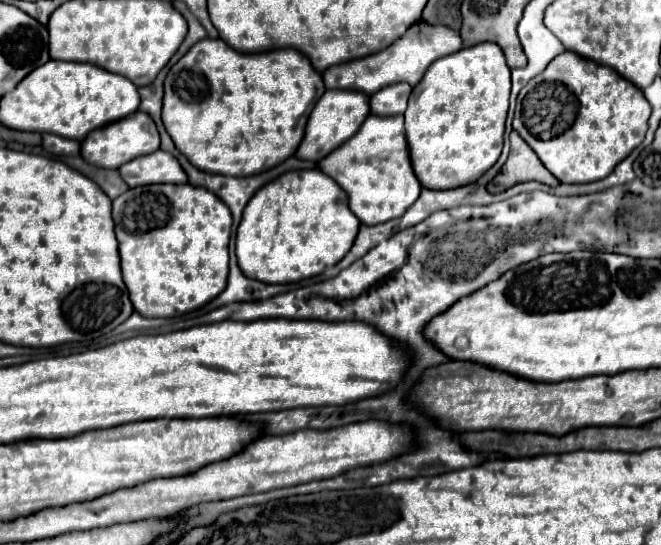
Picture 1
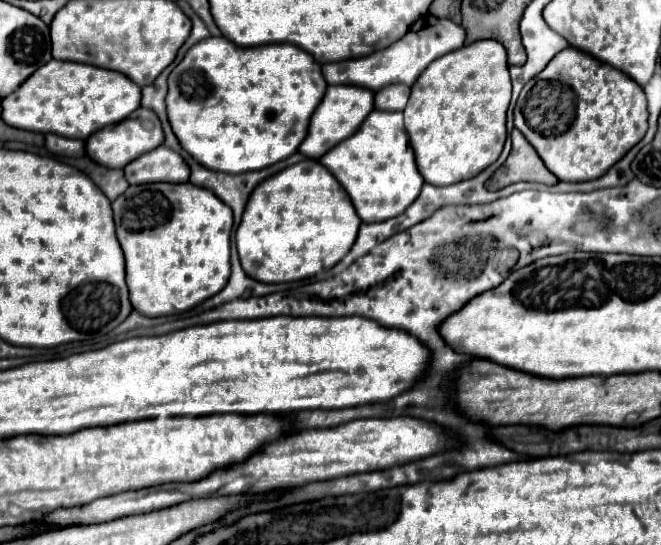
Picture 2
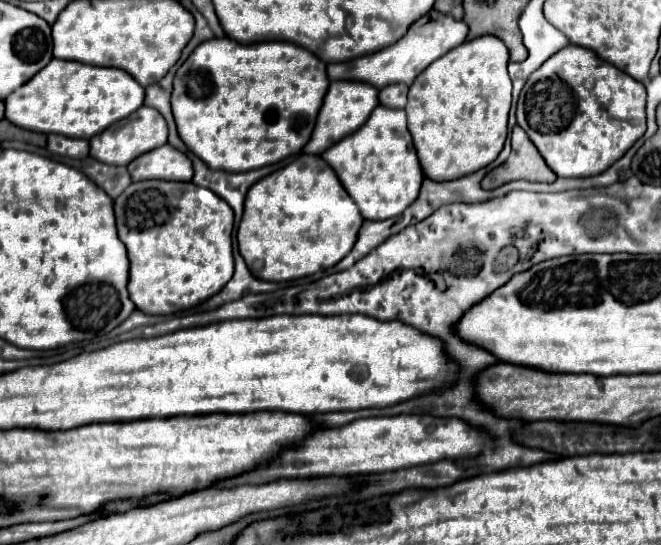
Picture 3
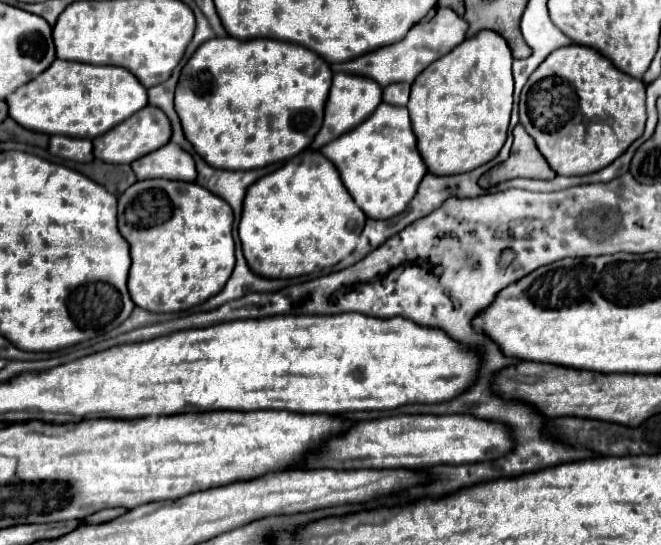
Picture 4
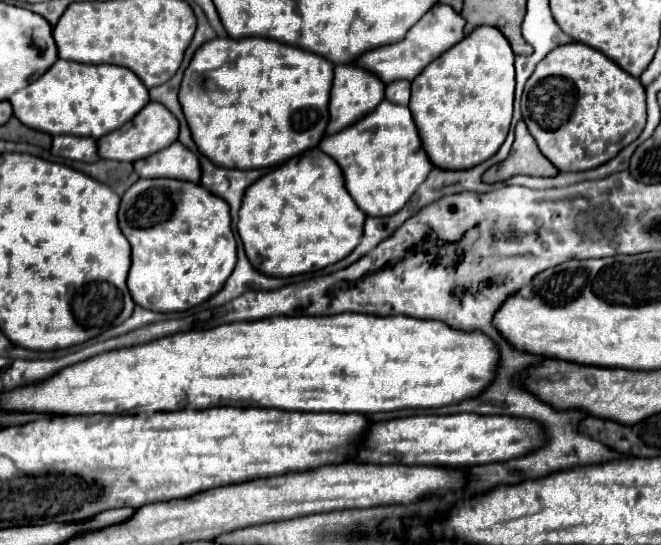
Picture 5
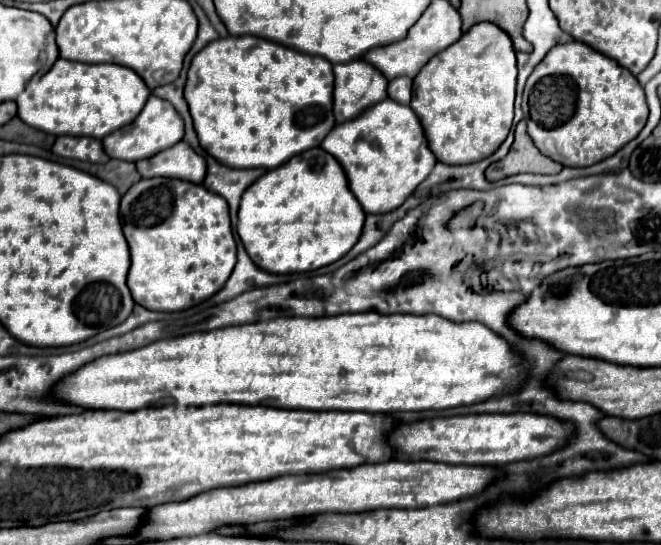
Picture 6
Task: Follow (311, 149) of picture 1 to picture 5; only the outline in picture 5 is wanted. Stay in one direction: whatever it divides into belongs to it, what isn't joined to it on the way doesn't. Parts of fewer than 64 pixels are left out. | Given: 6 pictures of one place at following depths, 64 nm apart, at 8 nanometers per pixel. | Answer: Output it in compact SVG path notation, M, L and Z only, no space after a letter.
M336 66L334 68L334 84L330 92L330 120L328 120L328 132L324 136L334 136L340 132L340 128L346 128L348 124L354 124L360 120L360 116L366 116L384 100L384 84L380 78L372 76L372 72L366 72L356 66Z

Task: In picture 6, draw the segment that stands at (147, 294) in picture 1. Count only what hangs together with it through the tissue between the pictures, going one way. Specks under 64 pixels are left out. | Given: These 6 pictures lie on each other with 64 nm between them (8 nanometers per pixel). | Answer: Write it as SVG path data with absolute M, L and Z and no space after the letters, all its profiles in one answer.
M150 178L136 182L120 202L120 222L130 246L130 270L128 288L136 304L144 304L148 310L178 312L192 308L210 296L214 296L224 280L232 274L236 264L236 242L230 228L228 204L216 192L202 184L192 184L172 178Z

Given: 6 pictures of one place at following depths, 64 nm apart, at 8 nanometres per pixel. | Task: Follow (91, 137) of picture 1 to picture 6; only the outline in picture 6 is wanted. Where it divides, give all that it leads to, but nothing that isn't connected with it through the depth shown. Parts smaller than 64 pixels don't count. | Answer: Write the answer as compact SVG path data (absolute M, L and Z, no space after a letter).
M150 96L146 106L142 108L140 116L136 116L136 120L132 124L126 124L124 128L118 128L116 132L102 138L102 144L104 144L104 152L110 158L136 162L136 160L154 156L156 152L170 148L172 144L178 144L182 140L182 136L184 136L184 122L182 122L180 114L166 100L162 100L158 96Z

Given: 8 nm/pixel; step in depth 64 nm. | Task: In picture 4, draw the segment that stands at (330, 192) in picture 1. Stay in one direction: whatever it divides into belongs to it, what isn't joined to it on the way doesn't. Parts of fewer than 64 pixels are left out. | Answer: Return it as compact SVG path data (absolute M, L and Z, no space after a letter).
M308 150L300 156L294 156L282 168L260 178L256 184L252 184L252 188L248 188L238 236L242 242L244 258L248 260L252 272L268 278L298 278L334 266L346 258L358 244L364 222L364 212L360 212L352 196L348 196L348 190L344 188L334 164L324 158L322 152Z

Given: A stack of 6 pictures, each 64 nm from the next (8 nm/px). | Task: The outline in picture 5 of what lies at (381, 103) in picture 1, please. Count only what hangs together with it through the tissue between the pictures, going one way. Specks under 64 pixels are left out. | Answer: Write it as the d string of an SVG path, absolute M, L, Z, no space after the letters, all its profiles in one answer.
M396 80L386 86L386 100L394 104L408 104L410 100L410 82L408 80Z

